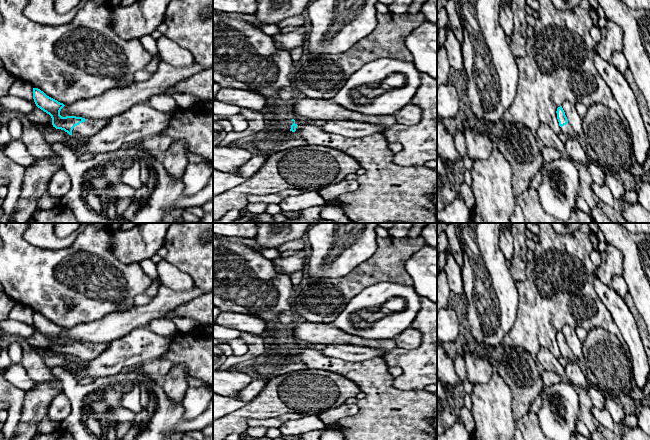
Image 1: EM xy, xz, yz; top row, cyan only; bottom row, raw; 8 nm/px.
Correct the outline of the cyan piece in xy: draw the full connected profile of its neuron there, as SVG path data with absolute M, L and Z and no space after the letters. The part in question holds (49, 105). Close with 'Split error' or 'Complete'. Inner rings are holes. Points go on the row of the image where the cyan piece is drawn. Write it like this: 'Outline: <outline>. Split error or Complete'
Outline: M33 88L33 99L38 108L51 116L53 127L64 130L69 135L91 137L99 133L106 124L106 121L98 119L76 116L62 117L60 111L65 105L47 96L38 88Z. Split error

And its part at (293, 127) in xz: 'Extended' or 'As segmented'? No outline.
Extended

